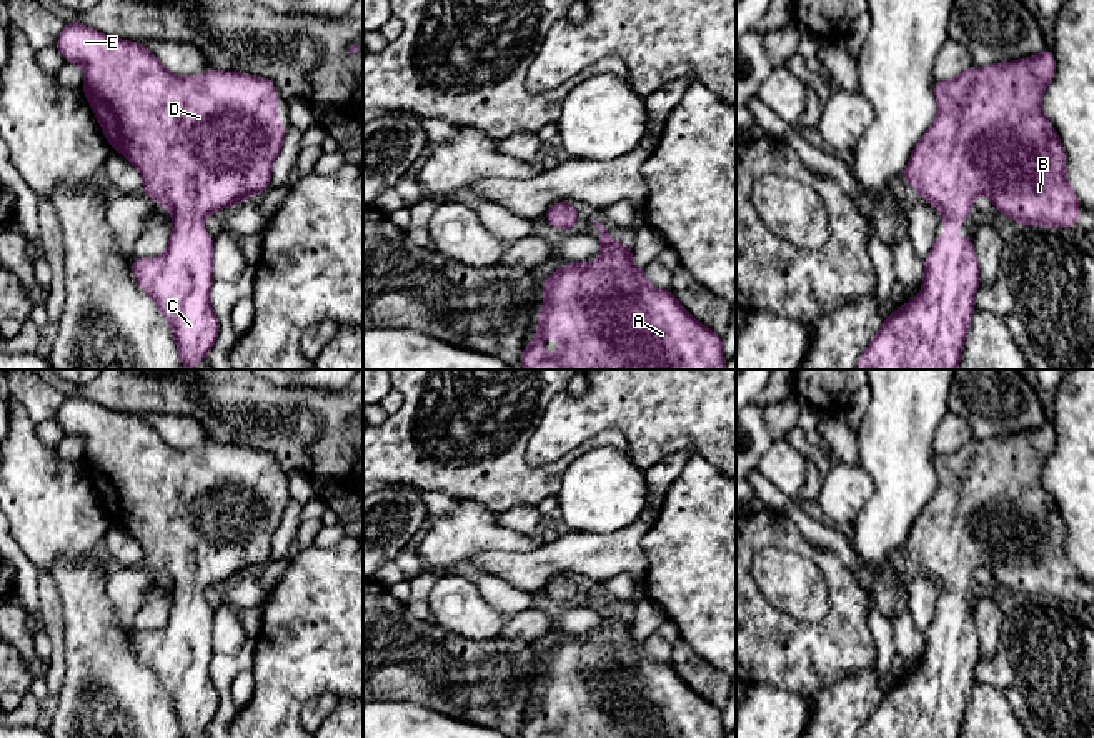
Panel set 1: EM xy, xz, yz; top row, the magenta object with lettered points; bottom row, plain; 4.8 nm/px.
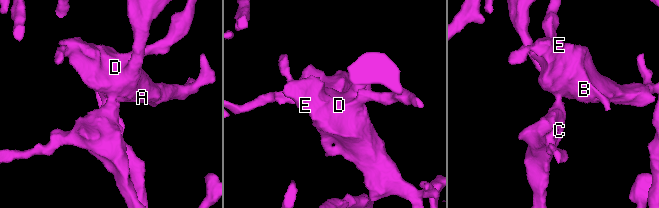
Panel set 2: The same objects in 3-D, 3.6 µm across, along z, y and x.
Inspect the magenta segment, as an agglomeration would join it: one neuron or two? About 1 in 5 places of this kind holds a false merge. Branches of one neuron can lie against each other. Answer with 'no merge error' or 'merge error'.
no merge error

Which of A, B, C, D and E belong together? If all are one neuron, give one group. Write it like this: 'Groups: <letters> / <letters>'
Groups: A B C D E

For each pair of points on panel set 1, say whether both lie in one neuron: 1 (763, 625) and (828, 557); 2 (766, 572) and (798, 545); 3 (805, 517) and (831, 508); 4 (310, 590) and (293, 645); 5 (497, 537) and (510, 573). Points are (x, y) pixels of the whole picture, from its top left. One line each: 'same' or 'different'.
1: same
2: different
3: different
4: same
5: different

